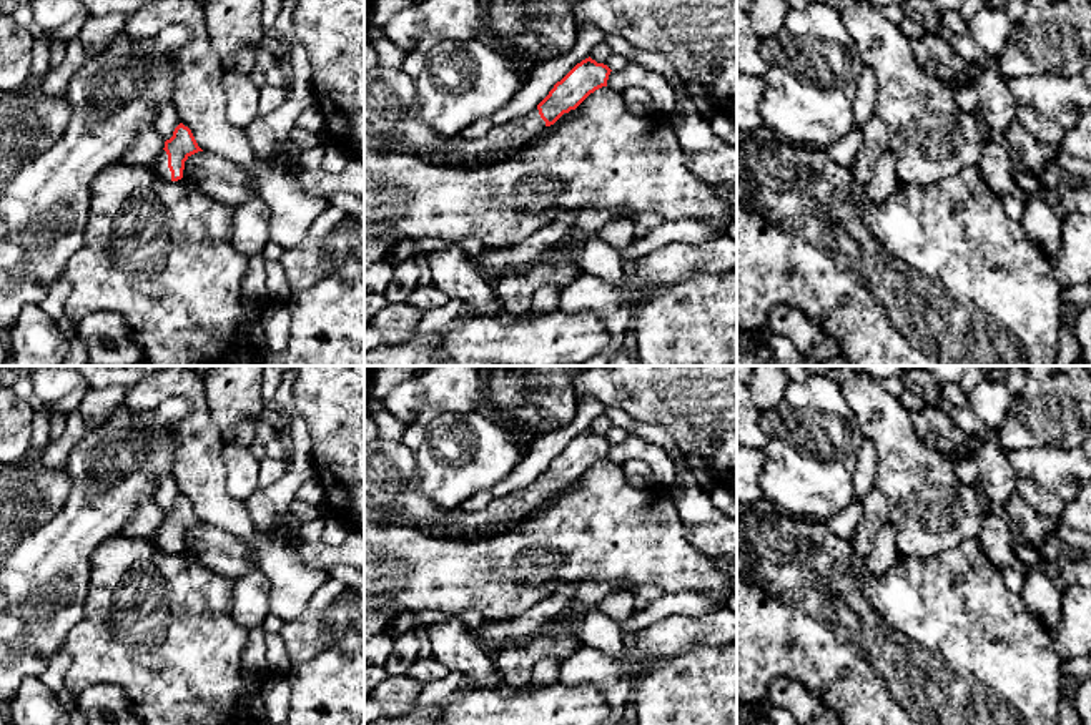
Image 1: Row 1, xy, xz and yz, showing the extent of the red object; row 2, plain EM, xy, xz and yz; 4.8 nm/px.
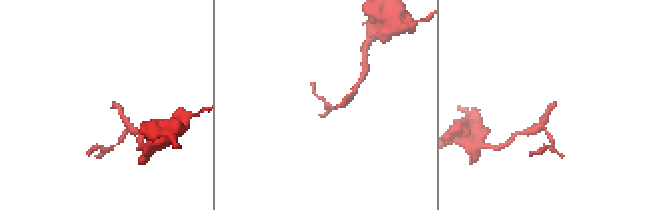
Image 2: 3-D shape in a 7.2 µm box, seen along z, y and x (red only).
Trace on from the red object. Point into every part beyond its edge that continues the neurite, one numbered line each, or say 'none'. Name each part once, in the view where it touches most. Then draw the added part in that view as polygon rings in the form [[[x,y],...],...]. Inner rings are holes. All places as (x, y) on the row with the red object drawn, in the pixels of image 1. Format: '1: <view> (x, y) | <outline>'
1: xy (160, 167) | [[[163,150],[160,153],[160,156],[156,158],[156,161],[153,165],[150,165],[150,170],[156,173],[156,176],[171,181],[171,171],[168,168],[168,155]]]

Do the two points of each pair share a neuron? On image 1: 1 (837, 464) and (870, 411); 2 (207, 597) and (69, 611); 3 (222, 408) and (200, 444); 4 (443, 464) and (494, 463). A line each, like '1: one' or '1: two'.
1: two
2: two
3: two
4: one

